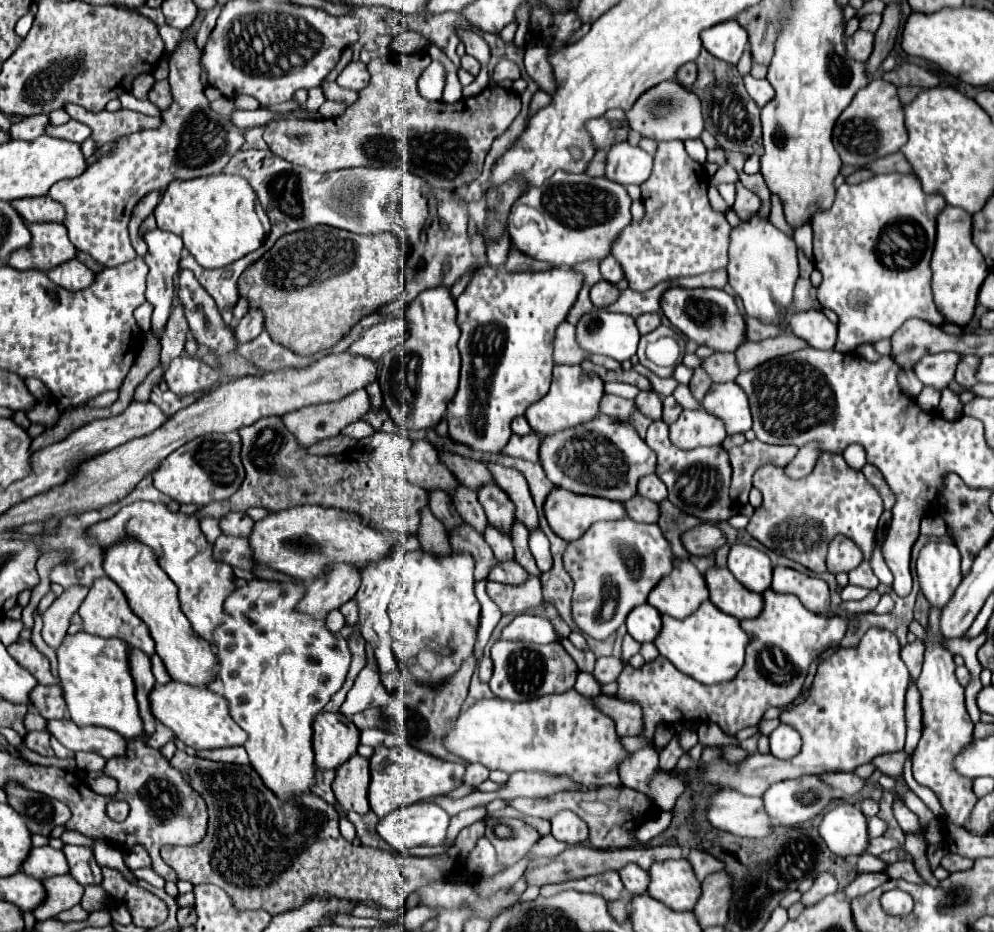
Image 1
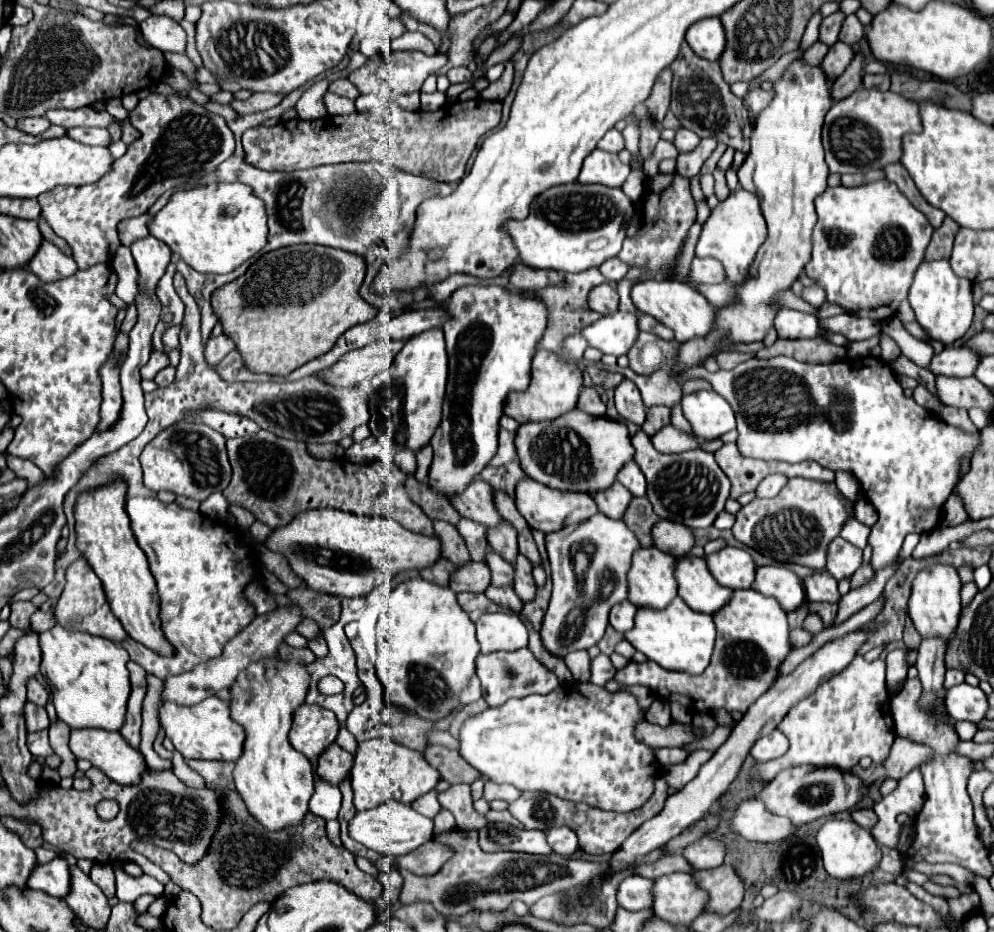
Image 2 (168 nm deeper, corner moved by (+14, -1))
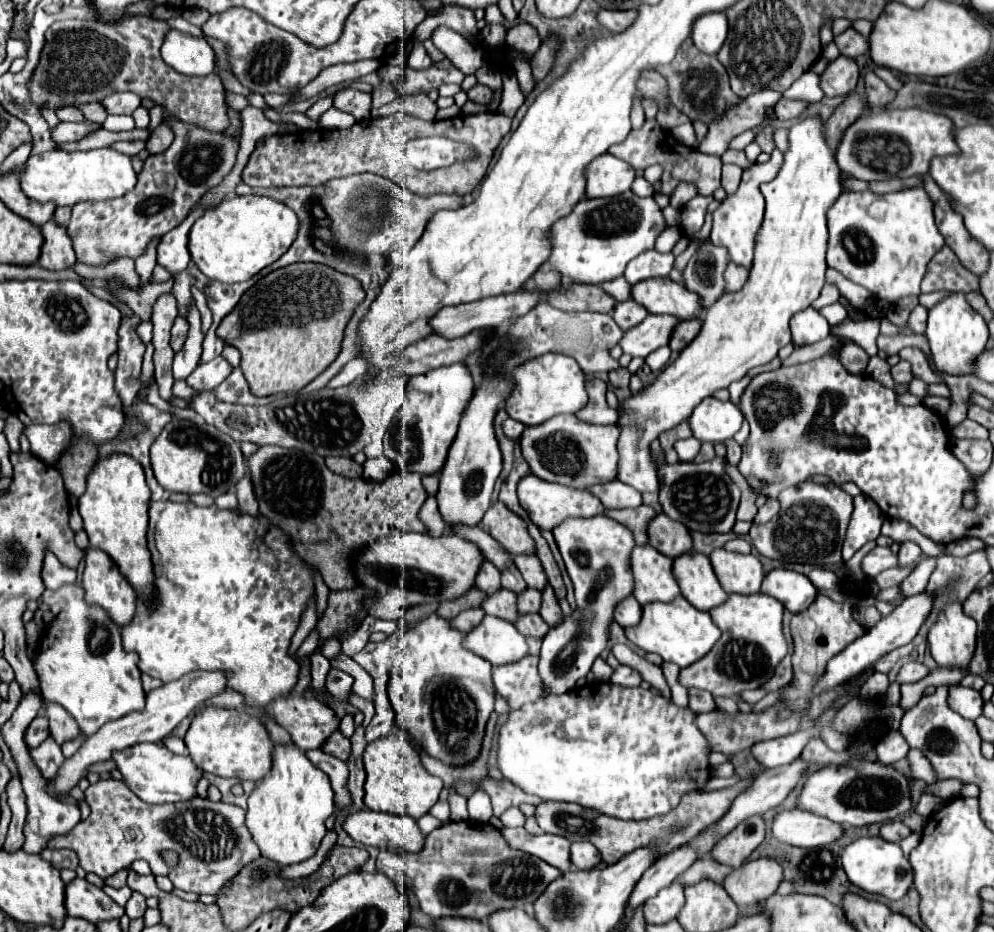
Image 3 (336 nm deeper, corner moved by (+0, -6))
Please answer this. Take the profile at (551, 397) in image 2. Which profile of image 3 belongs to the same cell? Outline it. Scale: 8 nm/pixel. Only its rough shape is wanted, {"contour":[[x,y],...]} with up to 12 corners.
{"contour":[[566,354],[512,372],[510,418],[538,426],[588,402],[586,374]]}

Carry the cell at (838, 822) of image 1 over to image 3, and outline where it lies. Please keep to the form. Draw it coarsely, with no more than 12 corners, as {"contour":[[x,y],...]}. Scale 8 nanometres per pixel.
{"contour":[[864,836],[842,852],[848,880],[898,900],[912,866],[898,844]]}

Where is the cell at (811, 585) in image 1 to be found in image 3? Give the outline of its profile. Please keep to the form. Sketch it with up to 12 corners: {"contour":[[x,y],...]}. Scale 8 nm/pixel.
{"contour":[[770,570],[762,592],[792,614],[804,612],[818,590],[804,574]]}

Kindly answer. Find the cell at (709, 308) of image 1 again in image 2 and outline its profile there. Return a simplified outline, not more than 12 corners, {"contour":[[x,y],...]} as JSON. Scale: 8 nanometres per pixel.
{"contour":[[646,279],[640,313],[686,343],[712,331],[714,307],[686,283]]}

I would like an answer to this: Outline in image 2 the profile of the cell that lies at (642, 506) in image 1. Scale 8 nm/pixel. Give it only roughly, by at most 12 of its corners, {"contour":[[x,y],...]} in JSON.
{"contour":[[620,485],[596,491],[598,511],[622,519],[632,495]]}

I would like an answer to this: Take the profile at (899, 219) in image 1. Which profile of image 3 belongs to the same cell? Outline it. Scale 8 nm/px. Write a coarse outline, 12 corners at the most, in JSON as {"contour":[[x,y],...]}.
{"contour":[[922,188],[842,192],[830,268],[882,302],[920,296],[944,246]]}

